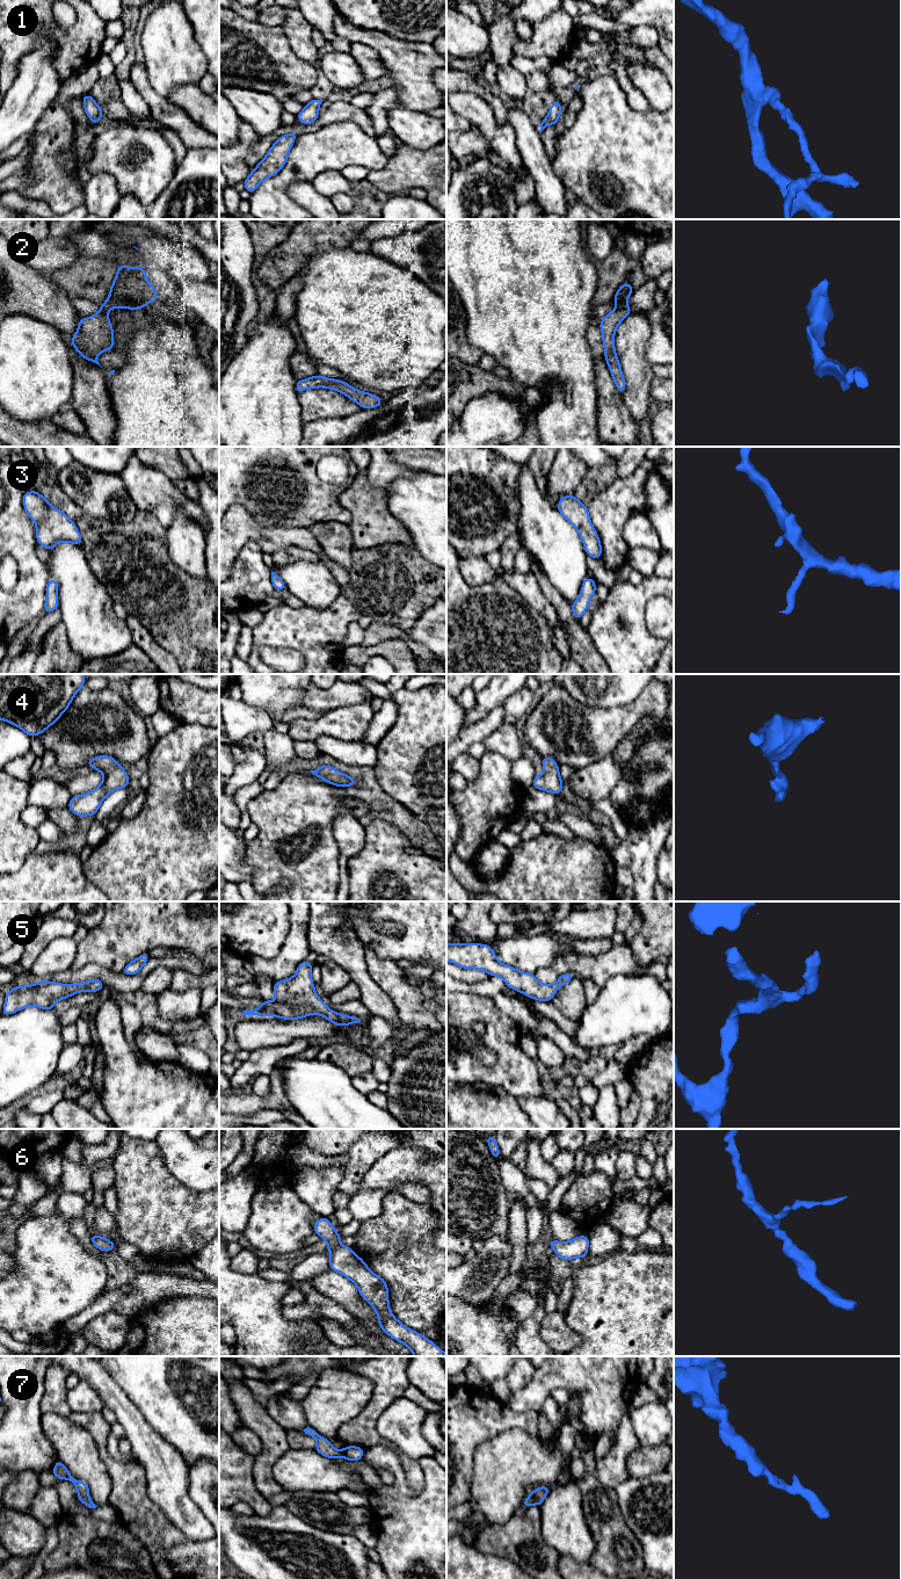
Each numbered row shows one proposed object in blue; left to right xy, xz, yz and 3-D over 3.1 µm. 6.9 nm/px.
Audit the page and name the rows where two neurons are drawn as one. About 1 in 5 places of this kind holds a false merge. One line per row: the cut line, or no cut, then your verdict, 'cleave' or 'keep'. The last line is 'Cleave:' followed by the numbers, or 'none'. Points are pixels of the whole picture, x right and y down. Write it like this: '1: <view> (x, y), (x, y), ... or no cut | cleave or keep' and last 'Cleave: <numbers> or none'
1: no cut | keep
2: no cut | keep
3: no cut | keep
4: no cut | keep
5: no cut | keep
6: no cut | keep
7: no cut | keep
Cleave: none

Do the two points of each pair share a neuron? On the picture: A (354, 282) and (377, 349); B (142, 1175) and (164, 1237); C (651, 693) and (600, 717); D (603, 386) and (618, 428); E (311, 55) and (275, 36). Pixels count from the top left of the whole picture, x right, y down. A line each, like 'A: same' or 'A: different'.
A: same
B: same
C: same
D: same
E: different

